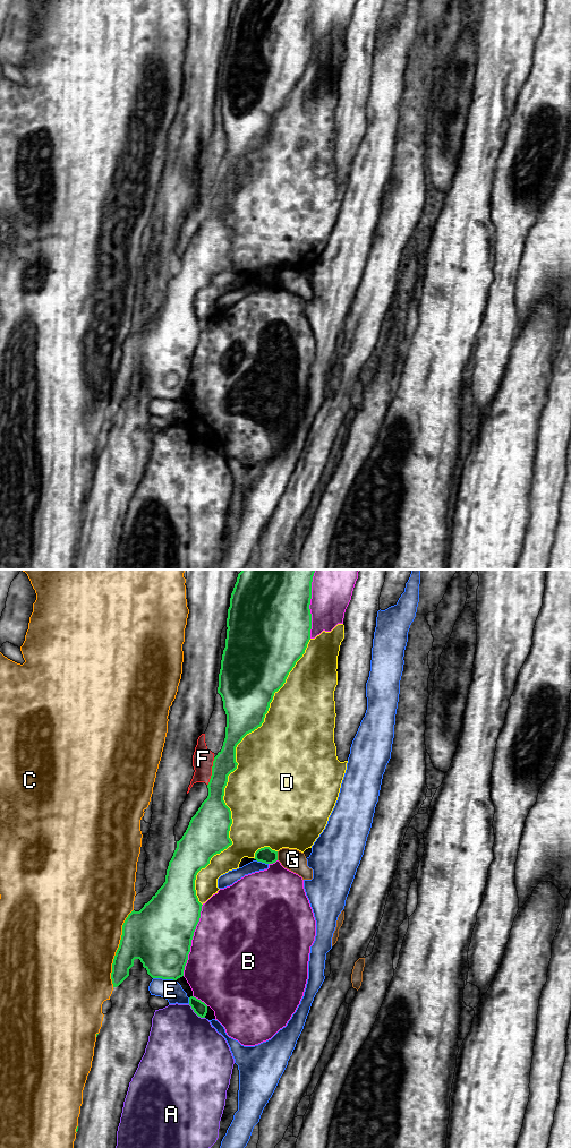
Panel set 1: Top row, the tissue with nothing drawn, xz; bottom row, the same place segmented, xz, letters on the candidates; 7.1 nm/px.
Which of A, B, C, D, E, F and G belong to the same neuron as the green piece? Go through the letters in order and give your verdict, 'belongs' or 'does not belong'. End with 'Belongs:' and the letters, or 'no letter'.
A: does not belong
B: does not belong
C: does not belong
D: does not belong
E: does not belong
F: does not belong
G: does not belong
Belongs: no letter

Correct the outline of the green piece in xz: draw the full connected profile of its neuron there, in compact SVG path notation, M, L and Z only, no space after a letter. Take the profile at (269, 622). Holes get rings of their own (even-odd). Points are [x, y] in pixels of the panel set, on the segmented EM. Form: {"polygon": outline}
{"polygon": "M241 569L238 574L228 609L225 648L222 654L218 687L227 714L225 738L222 749L213 761L212 776L207 785L208 796L191 817L182 838L177 841L177 848L167 869L165 882L139 911L133 910L122 925L120 944L112 963L111 979L113 987L119 986L129 976L129 969L134 966L135 959L140 960L152 978L177 980L184 976L191 940L203 906L196 896L196 875L210 864L214 855L232 845L229 838L232 824L231 811L225 805L223 796L228 776L238 765L236 747L247 734L262 726L274 693L283 686L289 672L305 653L310 640L312 614L309 605L314 573L315 569Z"}

